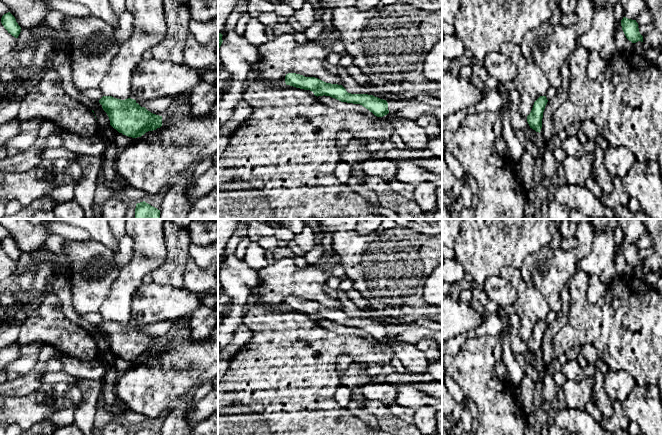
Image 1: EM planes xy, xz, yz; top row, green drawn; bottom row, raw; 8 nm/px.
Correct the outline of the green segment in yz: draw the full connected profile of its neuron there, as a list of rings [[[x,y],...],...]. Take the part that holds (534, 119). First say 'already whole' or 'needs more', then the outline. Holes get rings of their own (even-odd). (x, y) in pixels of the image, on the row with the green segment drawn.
already whole; [[[540,96],[533,105],[533,108],[530,112],[530,114],[527,116],[527,122],[533,130],[536,132],[541,131],[542,128],[542,118],[543,118],[543,112],[545,109],[545,106],[547,104],[548,100],[546,96]]]

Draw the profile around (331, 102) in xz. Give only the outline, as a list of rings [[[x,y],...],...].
[[[318,96],[318,102],[336,109],[337,111],[352,111],[352,112],[360,112],[365,115],[367,115],[369,118],[375,118],[376,116],[370,112],[368,109],[363,107],[360,104],[353,104],[353,103],[347,103],[347,102],[341,102],[335,98],[332,98],[330,96]]]

